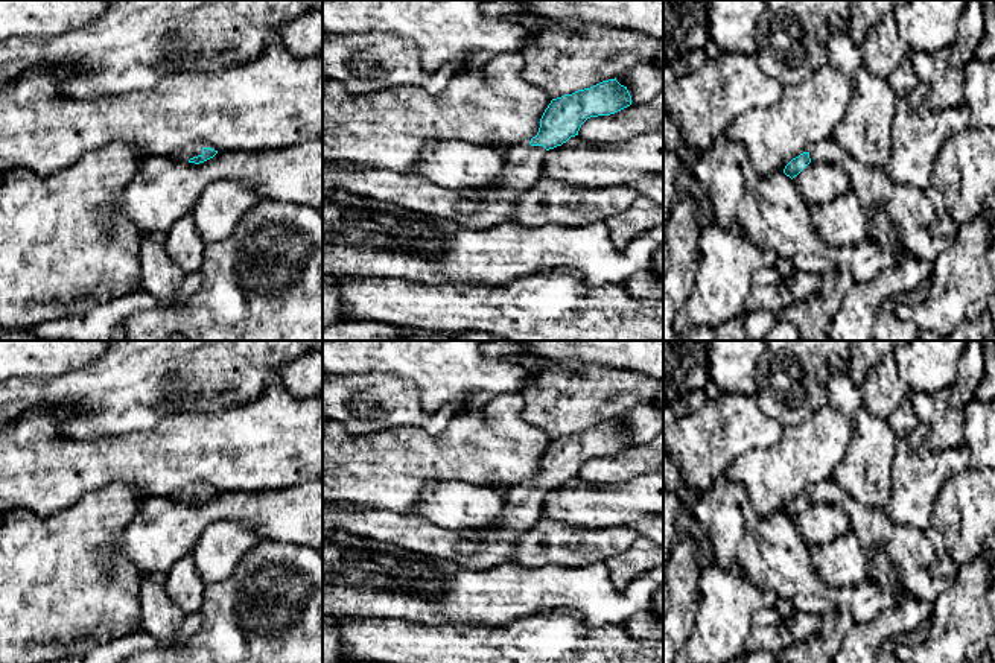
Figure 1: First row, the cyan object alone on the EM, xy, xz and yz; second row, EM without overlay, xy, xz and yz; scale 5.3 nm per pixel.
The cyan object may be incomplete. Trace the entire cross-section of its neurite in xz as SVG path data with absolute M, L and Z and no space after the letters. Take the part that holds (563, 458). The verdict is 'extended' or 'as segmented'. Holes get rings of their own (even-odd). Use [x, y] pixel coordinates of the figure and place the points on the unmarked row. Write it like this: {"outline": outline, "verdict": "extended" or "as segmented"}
{"outline": "M616 418L552 439L540 459L537 476L528 485L514 487L507 493L505 509L491 529L444 531L408 512L323 505L323 531L345 531L449 560L469 570L493 569L513 560L516 541L537 523L549 490L578 476L587 459L610 456L630 446L631 436Z", "verdict": "extended"}

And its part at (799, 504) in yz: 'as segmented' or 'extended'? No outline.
extended

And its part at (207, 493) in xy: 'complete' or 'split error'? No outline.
split error

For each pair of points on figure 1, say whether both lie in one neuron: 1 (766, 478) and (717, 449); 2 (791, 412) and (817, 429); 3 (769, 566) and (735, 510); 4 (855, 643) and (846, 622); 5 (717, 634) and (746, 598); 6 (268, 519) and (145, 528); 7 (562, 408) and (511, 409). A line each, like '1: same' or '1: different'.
1: different
2: different
3: same
4: different
5: same
6: same
7: different

